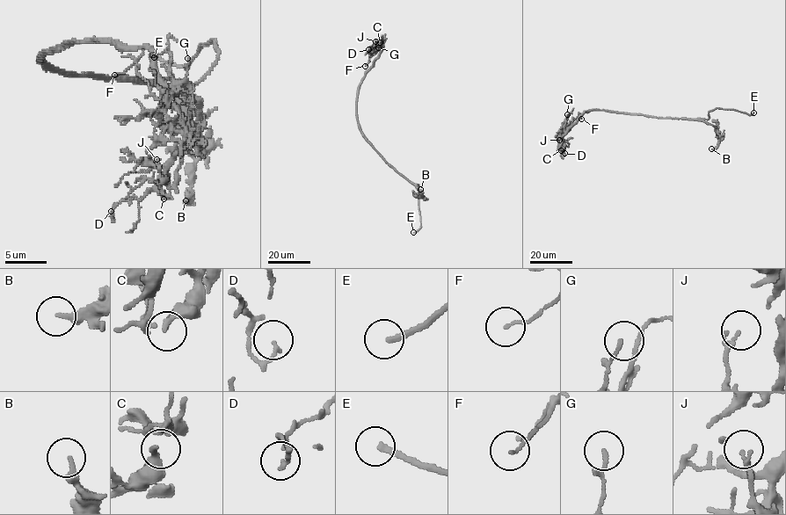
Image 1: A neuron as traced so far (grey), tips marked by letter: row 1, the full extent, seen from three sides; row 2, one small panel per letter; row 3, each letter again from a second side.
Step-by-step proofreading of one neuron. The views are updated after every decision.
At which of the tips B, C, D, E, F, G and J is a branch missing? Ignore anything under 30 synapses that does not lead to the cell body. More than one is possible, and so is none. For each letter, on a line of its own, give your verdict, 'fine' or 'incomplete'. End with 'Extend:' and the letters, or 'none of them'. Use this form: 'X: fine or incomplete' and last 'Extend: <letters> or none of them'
B: fine
C: fine
D: fine
E: incomplete
F: fine
G: fine
J: fine
Extend: E

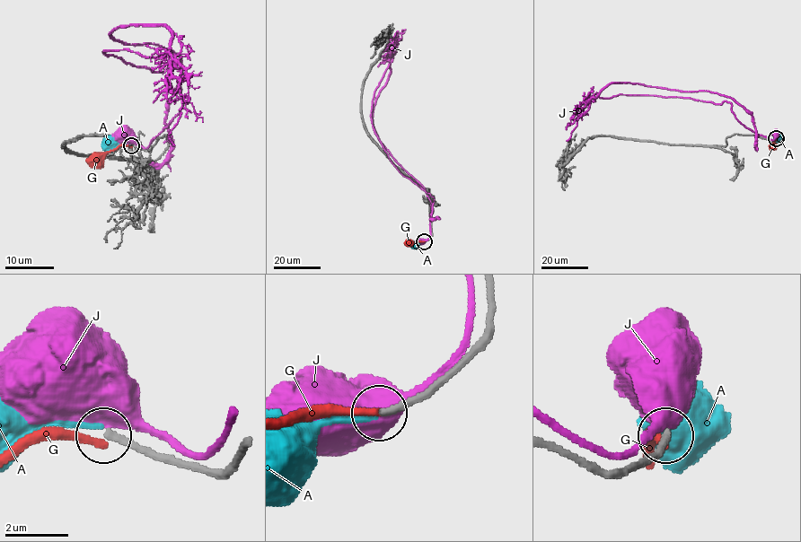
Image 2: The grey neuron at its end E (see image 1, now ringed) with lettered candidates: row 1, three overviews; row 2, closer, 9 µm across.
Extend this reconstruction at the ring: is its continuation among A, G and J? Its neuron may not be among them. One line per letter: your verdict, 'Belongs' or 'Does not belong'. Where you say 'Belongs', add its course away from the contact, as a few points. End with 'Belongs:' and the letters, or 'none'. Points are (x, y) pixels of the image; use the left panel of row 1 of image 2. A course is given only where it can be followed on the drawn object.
A: Does not belong
G: Does not belong
J: Does not belong
Belongs: none

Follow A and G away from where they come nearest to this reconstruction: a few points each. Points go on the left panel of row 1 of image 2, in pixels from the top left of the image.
A: (130, 144), (110, 144)
G: (132, 146), (118, 146), (110, 150), (101, 161), (96, 161)

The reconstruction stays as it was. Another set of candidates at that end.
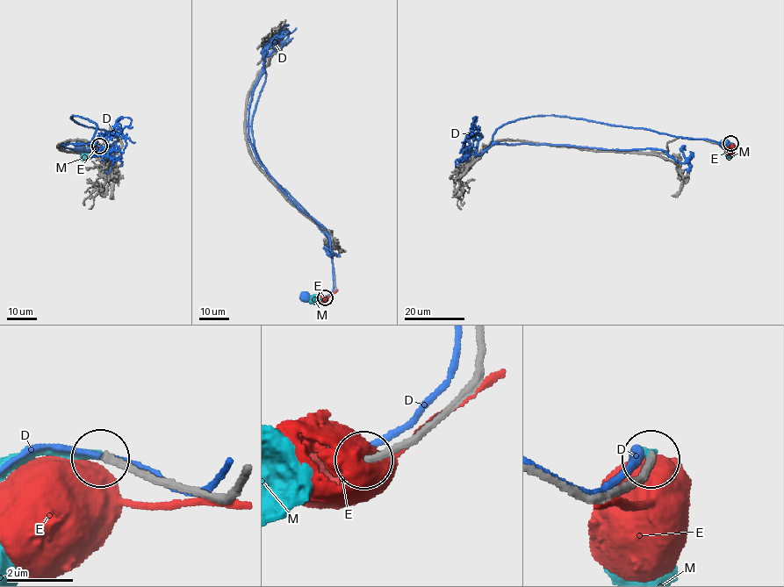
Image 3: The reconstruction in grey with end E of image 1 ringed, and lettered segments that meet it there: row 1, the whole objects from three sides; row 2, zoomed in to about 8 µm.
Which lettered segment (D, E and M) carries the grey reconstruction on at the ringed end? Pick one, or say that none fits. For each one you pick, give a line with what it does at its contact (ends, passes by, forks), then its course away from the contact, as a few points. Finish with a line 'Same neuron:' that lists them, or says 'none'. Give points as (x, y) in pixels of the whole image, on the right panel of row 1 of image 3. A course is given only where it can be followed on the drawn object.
M: it ends
Same neuron: M

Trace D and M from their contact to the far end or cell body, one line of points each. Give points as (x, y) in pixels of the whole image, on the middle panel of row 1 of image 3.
D: (326, 297), (305, 297)
M: (325, 297), (312, 297), (314, 299)

